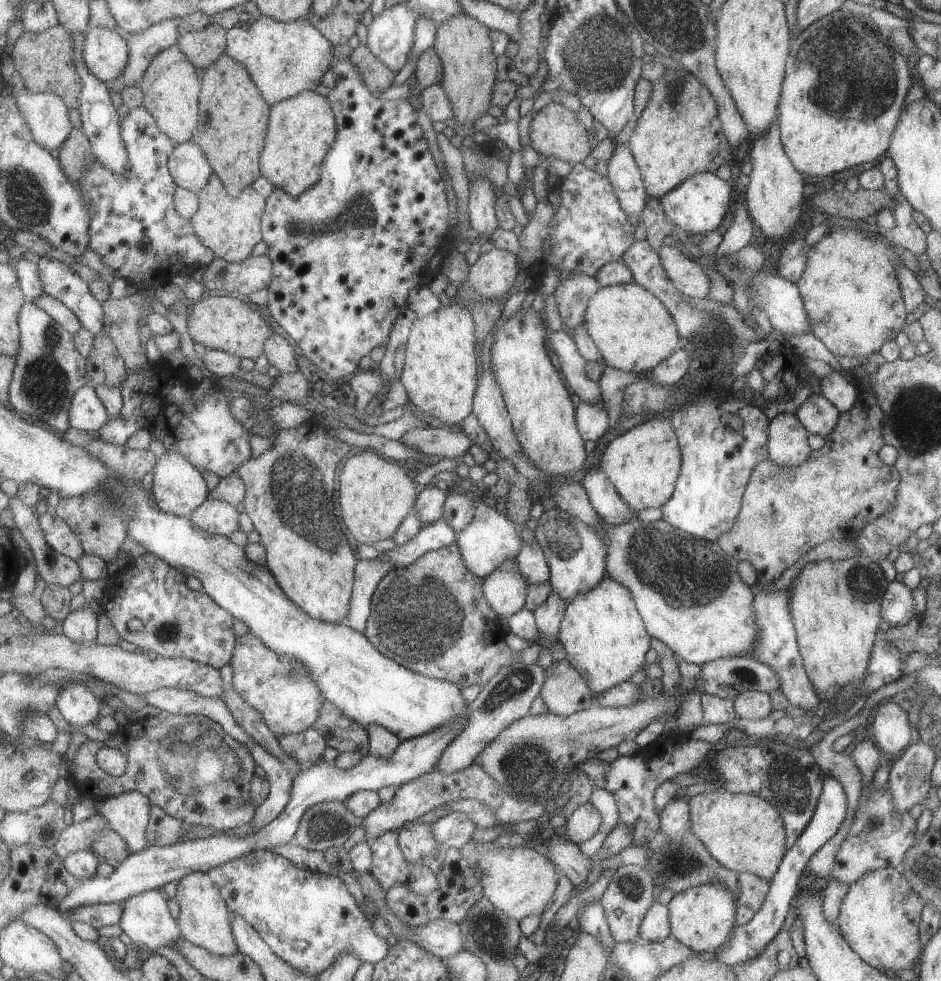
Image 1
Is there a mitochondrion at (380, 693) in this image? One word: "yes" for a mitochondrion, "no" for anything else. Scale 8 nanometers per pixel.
no

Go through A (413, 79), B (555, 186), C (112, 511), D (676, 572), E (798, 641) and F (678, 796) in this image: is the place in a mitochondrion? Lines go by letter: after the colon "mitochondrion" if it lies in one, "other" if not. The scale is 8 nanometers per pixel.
A: other
B: other
C: mitochondrion
D: mitochondrion
E: other
F: other

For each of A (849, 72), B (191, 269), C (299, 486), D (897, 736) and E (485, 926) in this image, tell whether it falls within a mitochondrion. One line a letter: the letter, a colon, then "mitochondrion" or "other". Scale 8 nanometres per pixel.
A: mitochondrion
B: other
C: mitochondrion
D: other
E: mitochondrion

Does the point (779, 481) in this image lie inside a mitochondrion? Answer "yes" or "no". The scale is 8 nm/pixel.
yes

